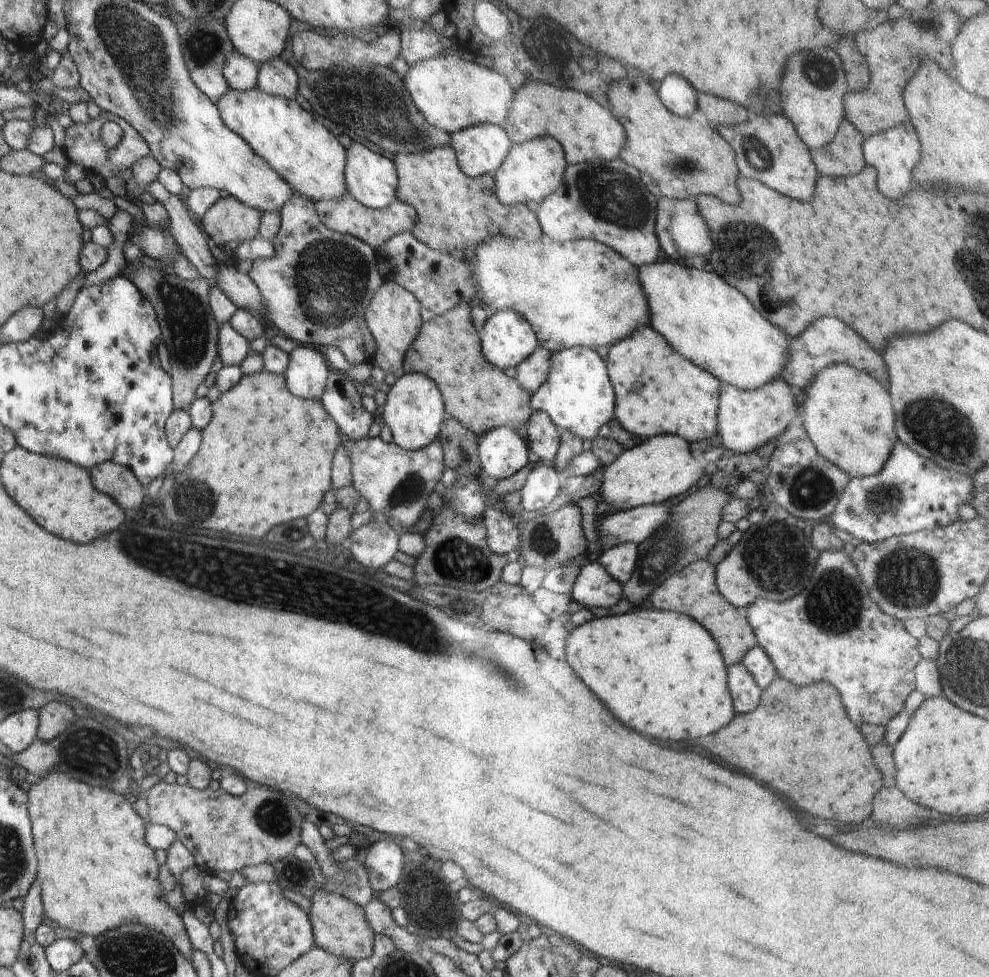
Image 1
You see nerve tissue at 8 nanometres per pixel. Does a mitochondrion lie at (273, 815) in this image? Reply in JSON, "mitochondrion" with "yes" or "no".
{"mitochondrion":"yes"}

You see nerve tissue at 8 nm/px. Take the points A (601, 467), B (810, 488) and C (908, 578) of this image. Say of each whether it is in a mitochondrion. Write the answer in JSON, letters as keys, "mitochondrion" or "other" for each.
{"A":"other","B":"mitochondrion","C":"mitochondrion"}

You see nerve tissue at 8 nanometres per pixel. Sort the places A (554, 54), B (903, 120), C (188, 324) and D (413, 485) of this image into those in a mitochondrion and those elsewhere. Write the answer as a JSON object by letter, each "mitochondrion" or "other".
{"A":"mitochondrion","B":"other","C":"mitochondrion","D":"mitochondrion"}

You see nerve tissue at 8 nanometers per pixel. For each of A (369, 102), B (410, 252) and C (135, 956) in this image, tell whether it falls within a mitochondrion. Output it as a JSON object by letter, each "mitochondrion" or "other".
{"A":"mitochondrion","B":"other","C":"mitochondrion"}

